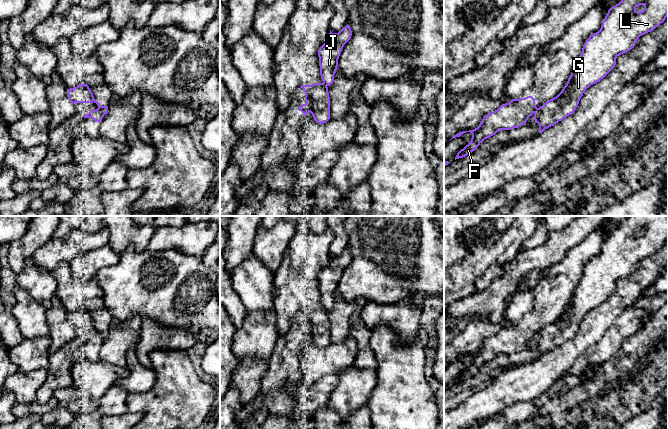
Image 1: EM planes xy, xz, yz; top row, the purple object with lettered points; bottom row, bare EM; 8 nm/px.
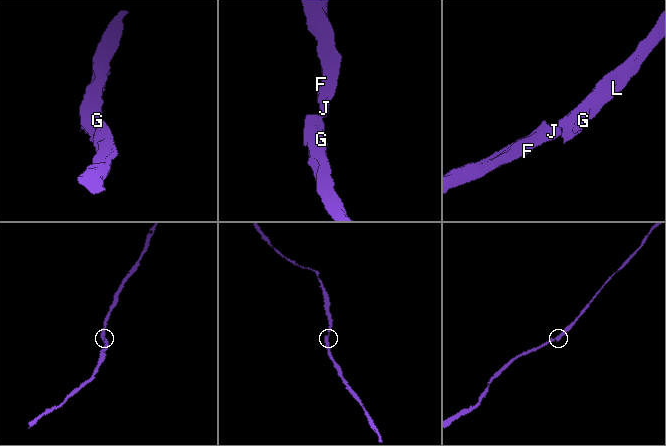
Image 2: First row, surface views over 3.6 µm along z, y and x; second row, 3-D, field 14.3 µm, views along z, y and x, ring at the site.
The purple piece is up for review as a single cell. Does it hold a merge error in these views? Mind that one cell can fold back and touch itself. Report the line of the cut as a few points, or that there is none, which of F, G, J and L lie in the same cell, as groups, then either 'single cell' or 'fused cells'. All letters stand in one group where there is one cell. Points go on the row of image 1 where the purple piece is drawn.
cut in xy along (97, 108), (103, 115); F J / G L; fused cells

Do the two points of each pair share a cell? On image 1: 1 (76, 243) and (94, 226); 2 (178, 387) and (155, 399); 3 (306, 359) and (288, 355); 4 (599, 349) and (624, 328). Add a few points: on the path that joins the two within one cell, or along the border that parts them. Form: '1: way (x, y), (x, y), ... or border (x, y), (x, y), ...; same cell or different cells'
1: border (83, 226), (88, 231), (99, 231), (105, 227); different cells
2: way (172, 393), (166, 399), (161, 399); same cell
3: border (303, 341), (299, 354), (301, 378); different cells
4: way (605, 347), (618, 334); same cell

